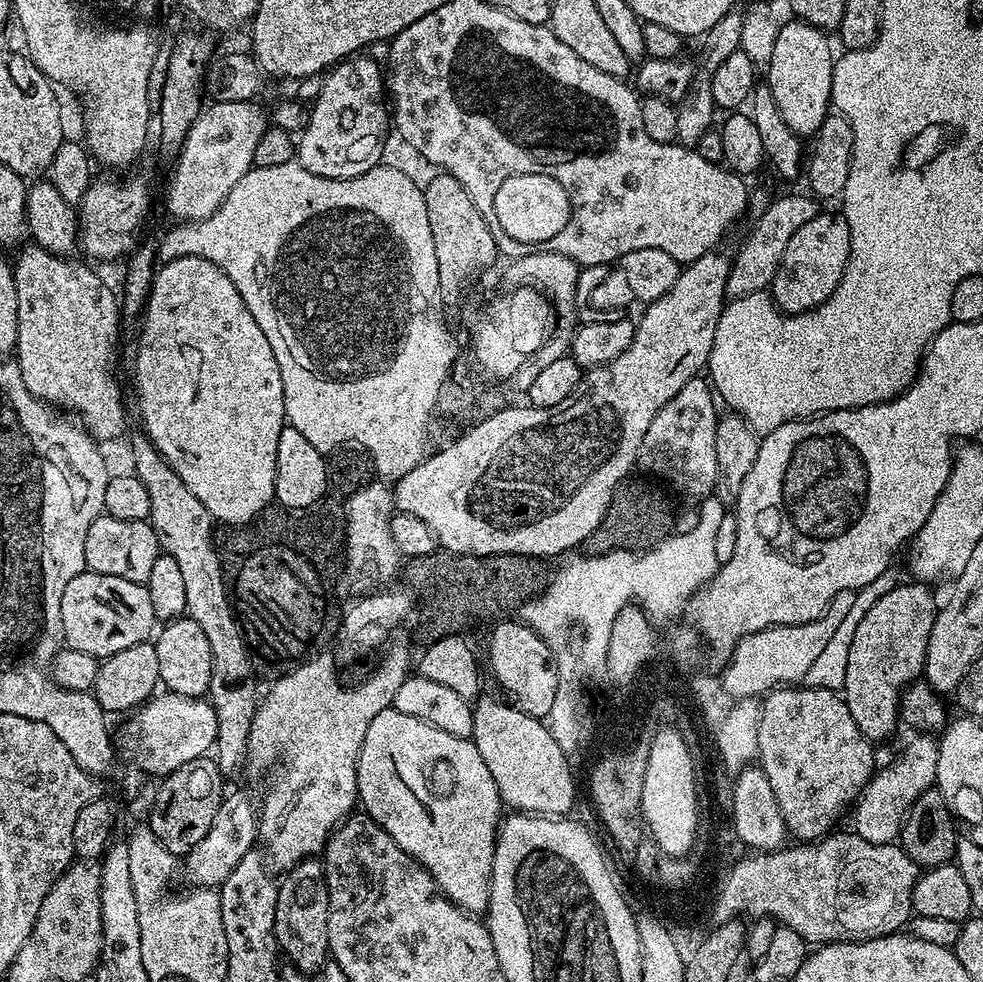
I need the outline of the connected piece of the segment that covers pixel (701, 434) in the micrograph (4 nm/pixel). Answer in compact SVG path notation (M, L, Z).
M697 378L686 382L686 386L682 386L682 390L678 390L678 394L674 394L674 398L670 398L670 402L662 406L662 410L658 410L654 422L650 422L650 430L646 430L646 438L642 438L644 450L636 455L637 459L643 461L646 468L672 480L674 490L681 501L701 502L715 493L716 480L720 476L718 453L714 451L714 430L718 419L715 403L717 404L717 401L714 399L713 389L707 379Z

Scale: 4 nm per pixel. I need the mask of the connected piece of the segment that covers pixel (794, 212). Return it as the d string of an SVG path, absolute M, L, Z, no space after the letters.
M796 192L793 196L780 196L776 201L769 203L759 213L756 225L752 233L744 240L744 245L733 255L730 260L724 295L728 298L745 296L751 292L763 292L771 285L776 276L778 266L782 262L782 254L786 250L786 242L810 222L810 218L820 215L822 211L821 201L811 194Z

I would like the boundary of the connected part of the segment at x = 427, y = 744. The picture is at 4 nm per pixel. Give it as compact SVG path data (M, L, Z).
M393 707L387 708L382 710L382 714L378 714L378 718L374 718L374 722L370 722L370 730L366 730L366 738L362 742L362 750L356 763L356 773L358 774L358 800L362 808L364 804L363 811L366 815L374 822L378 822L378 826L382 826L382 830L386 830L386 834L390 834L390 838L394 838L394 842L398 842L398 846L402 846L402 850L406 850L406 854L410 854L410 858L417 860L432 875L437 888L456 907L463 908L469 914L487 913L490 886L492 885L492 863L496 853L496 838L502 823L502 815L500 816L502 801L490 769L486 766L486 762L482 762L482 754L478 754L476 745L472 743L471 739L463 740L454 734L446 734L446 730L438 730L438 726L430 726L430 722L422 722L422 718L410 718L410 714L402 714Z

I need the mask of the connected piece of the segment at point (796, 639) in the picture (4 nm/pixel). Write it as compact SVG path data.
M838 594L834 596L823 614L808 624L783 624L780 627L767 628L744 636L740 640L739 647L746 650L746 654L744 653L745 695L757 697L760 693L771 691L777 686L801 683L849 609L850 606L848 602L844 602L843 595Z

